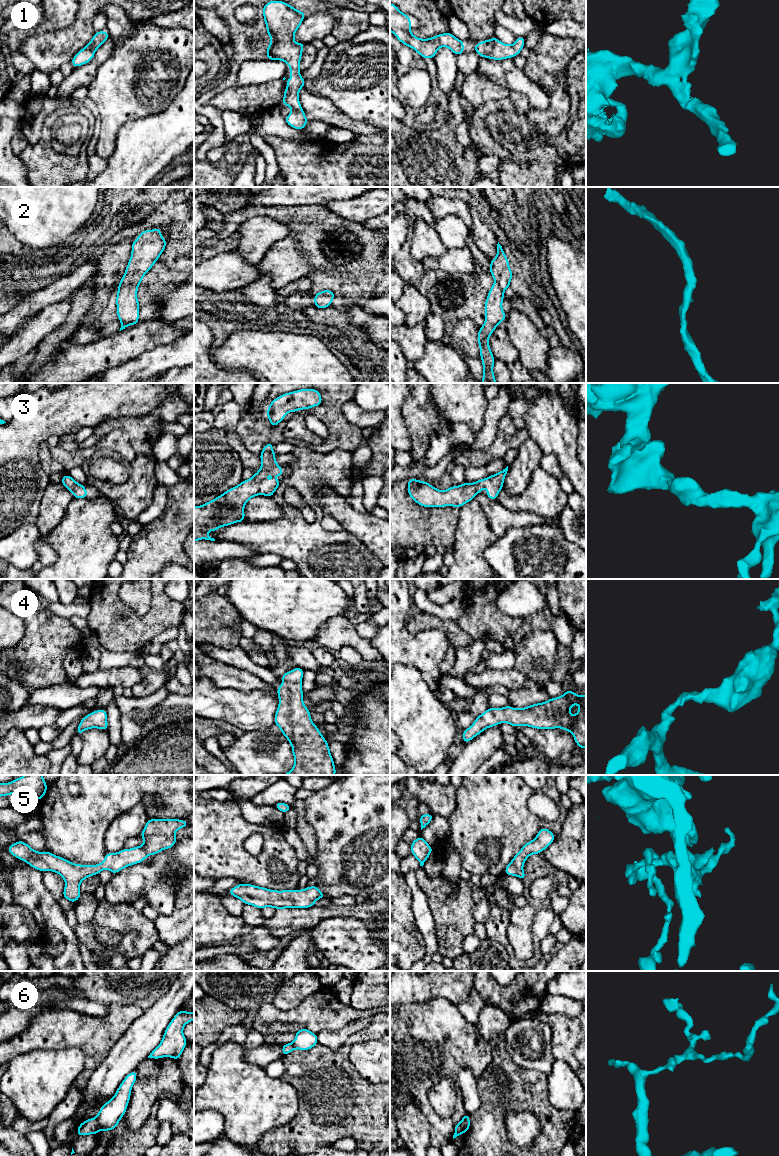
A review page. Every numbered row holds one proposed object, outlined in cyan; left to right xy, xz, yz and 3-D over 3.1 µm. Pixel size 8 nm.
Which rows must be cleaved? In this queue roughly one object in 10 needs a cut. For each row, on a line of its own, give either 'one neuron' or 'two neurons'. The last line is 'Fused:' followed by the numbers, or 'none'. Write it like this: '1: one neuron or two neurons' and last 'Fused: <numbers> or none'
1: one neuron
2: one neuron
3: one neuron
4: one neuron
5: one neuron
6: two neurons
Fused: 6

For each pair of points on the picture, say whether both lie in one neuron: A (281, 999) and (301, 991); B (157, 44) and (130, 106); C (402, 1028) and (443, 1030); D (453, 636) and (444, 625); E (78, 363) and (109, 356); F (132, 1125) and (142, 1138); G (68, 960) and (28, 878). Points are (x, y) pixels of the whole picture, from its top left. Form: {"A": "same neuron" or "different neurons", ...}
{"A": "same neuron", "B": "same neuron", "C": "same neuron", "D": "same neuron", "E": "same neuron", "F": "different neurons", "G": "same neuron"}

